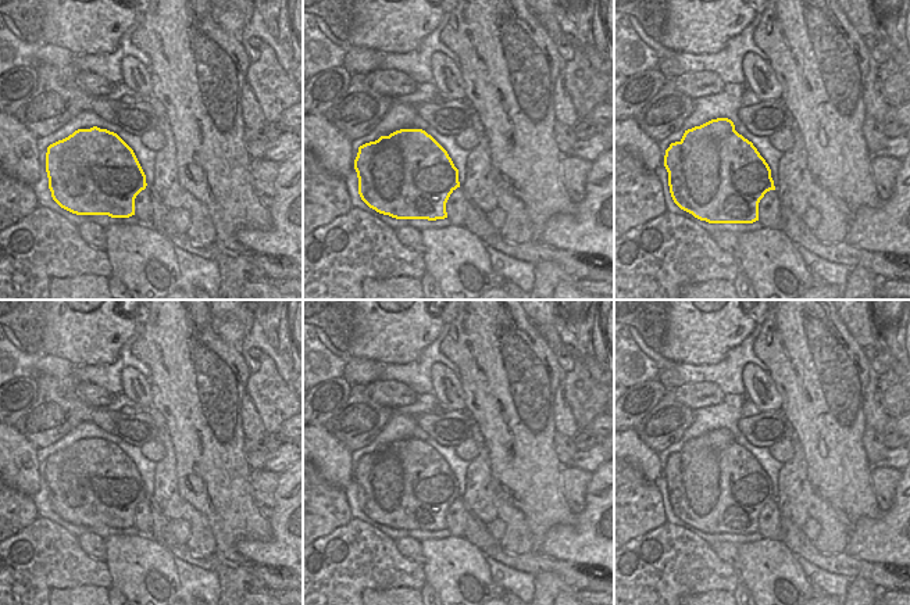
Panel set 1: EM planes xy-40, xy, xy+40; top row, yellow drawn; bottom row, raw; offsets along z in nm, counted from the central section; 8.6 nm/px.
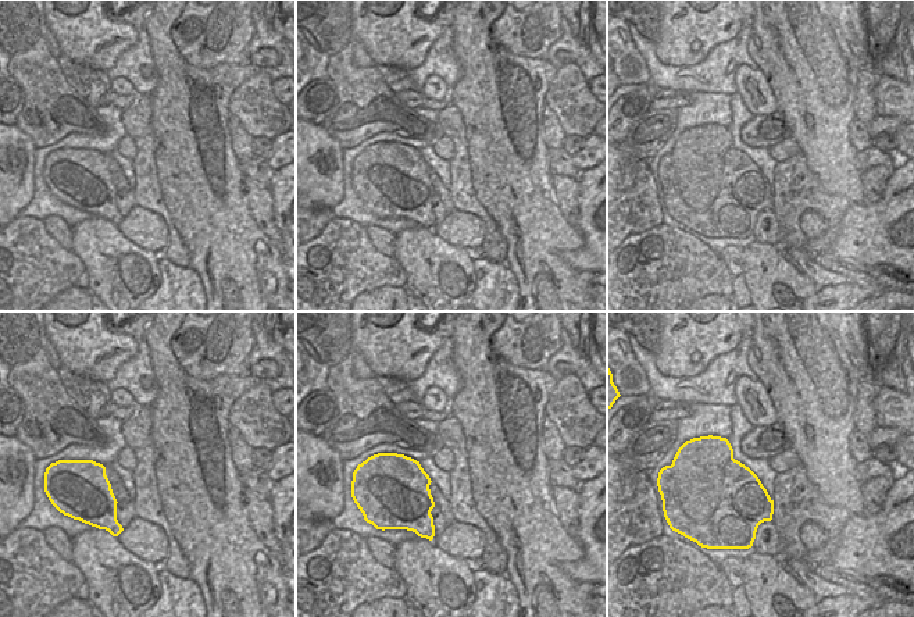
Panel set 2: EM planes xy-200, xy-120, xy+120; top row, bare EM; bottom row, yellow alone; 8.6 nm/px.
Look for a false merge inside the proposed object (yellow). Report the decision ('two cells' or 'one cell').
two cells

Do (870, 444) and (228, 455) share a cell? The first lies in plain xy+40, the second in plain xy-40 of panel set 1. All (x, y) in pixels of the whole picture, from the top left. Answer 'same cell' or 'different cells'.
different cells

